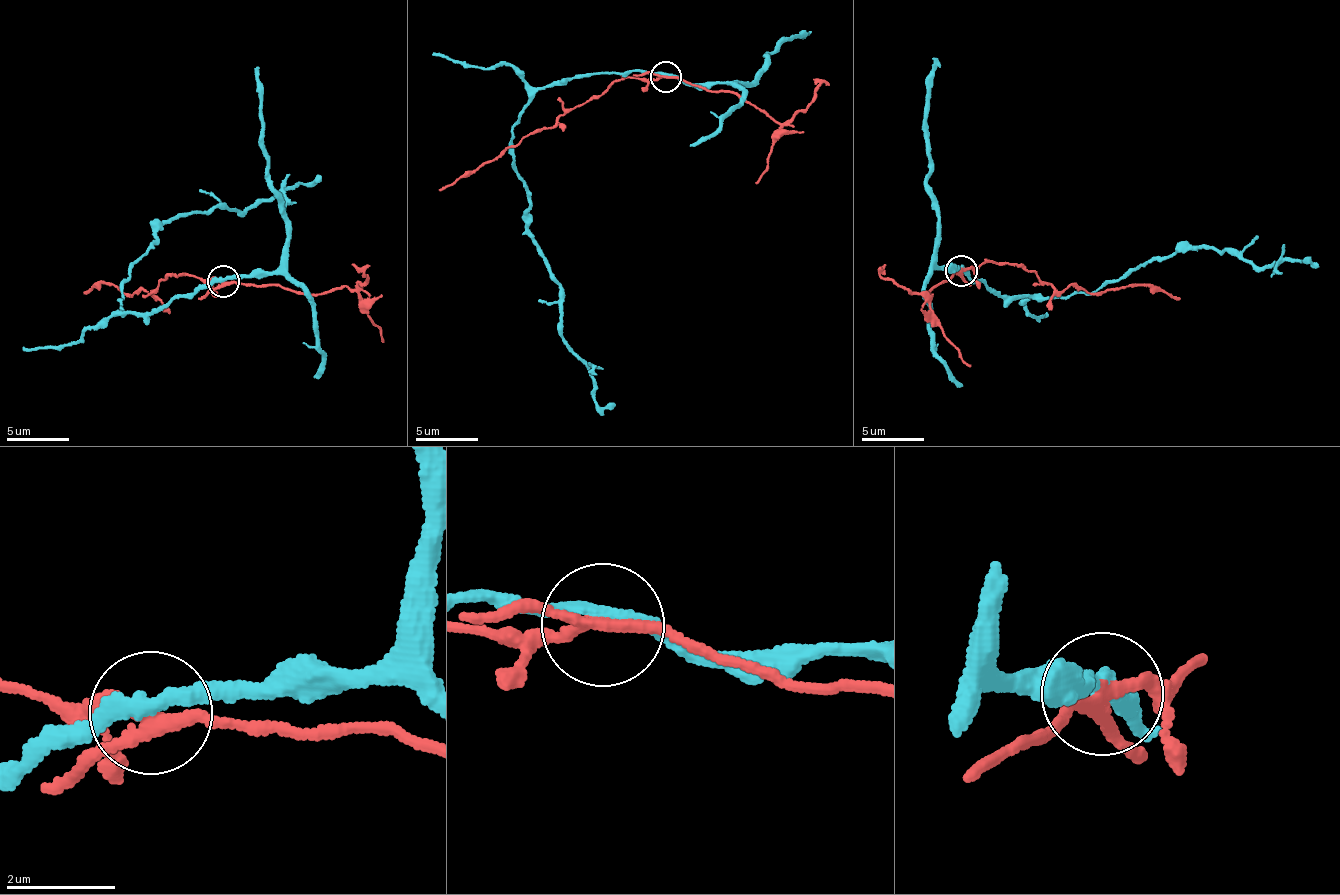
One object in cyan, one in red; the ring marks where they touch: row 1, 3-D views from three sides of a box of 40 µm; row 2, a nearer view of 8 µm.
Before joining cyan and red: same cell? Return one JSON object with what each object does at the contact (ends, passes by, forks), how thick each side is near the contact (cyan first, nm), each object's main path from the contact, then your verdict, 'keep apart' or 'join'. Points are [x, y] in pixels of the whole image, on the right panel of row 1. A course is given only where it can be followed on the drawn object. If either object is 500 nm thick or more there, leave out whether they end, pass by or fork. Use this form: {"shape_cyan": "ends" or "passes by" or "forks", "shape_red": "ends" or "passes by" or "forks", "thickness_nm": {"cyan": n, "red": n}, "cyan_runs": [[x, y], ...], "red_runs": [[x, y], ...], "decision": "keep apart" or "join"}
{"shape_cyan": "passes by", "shape_red": "forks", "thickness_nm": {"cyan": 260, "red": 220}, "cyan_runs": [[961, 269], [1038, 298], [1091, 295], [1177, 253], [1228, 249], [1269, 269], [1306, 256]], "red_runs": [[961, 269], [990, 261], [1018, 264], [1058, 289], [1078, 285], [1091, 293], [1146, 284], [1181, 299]], "decision": "keep apart"}

